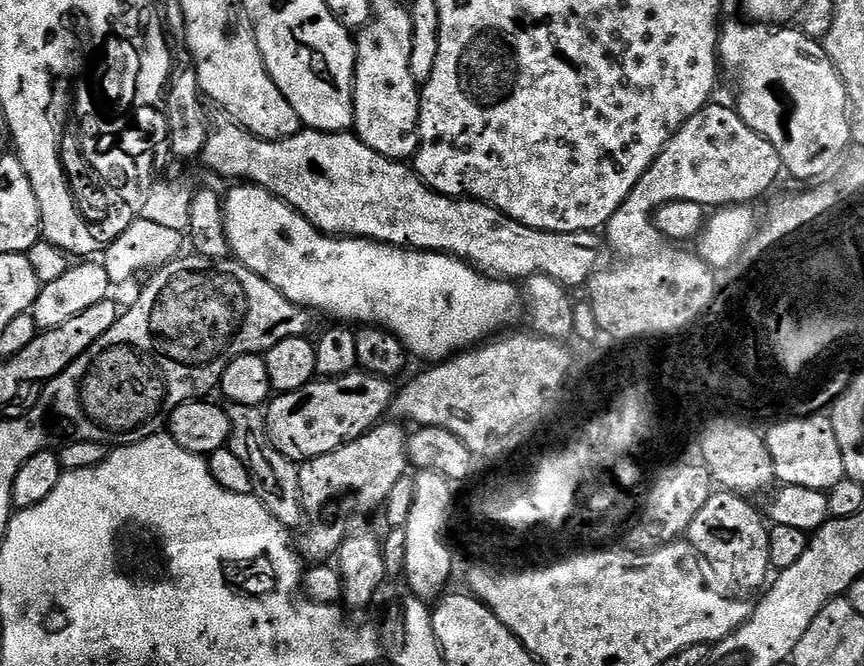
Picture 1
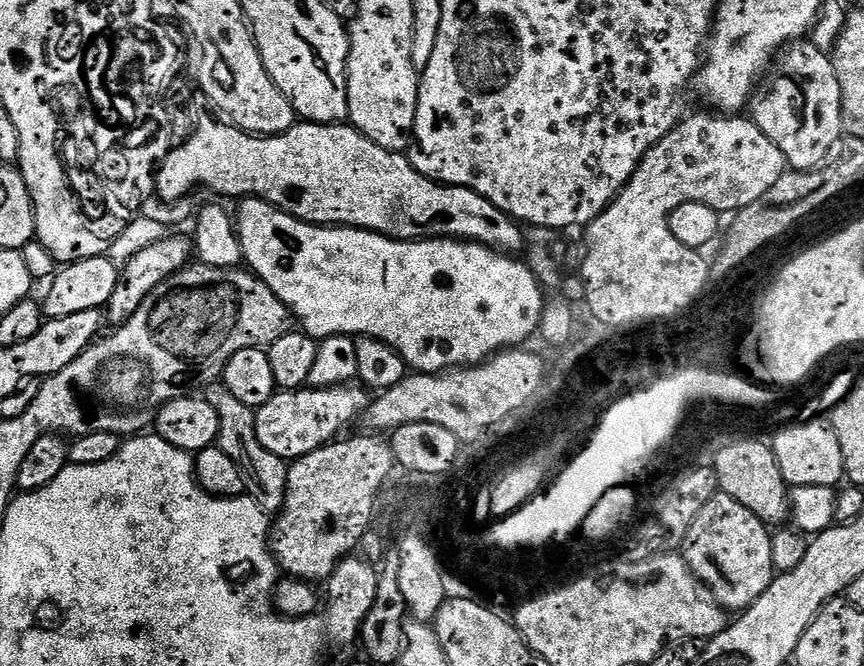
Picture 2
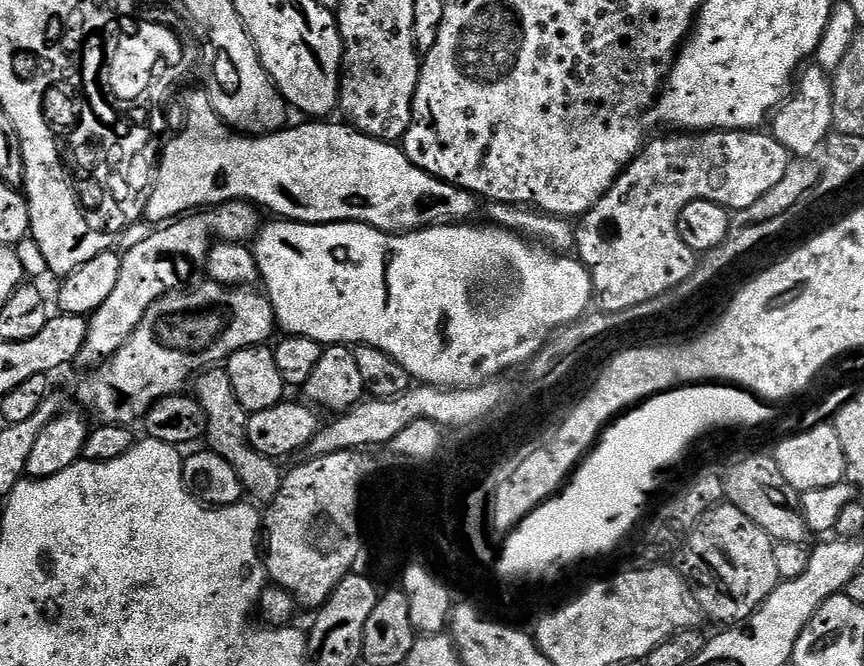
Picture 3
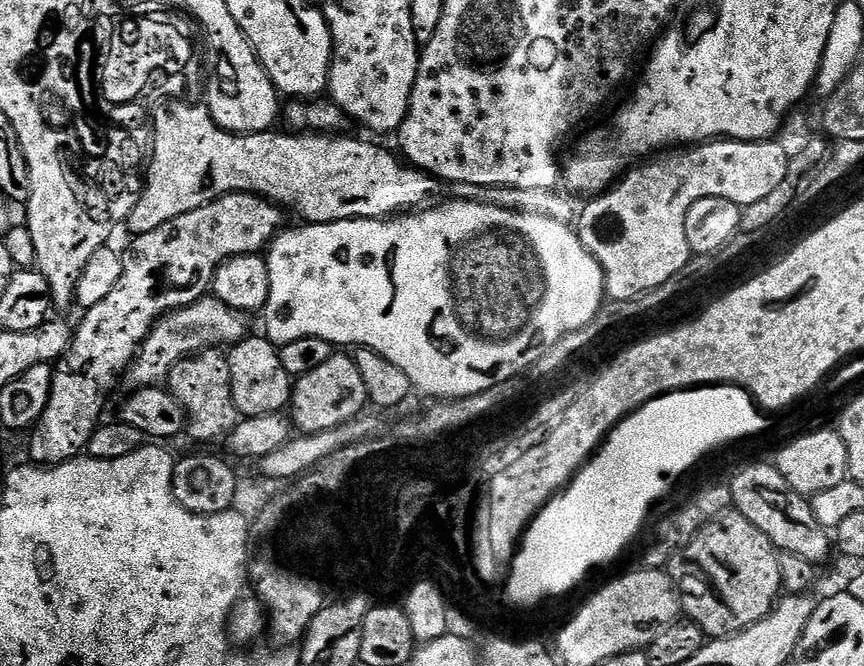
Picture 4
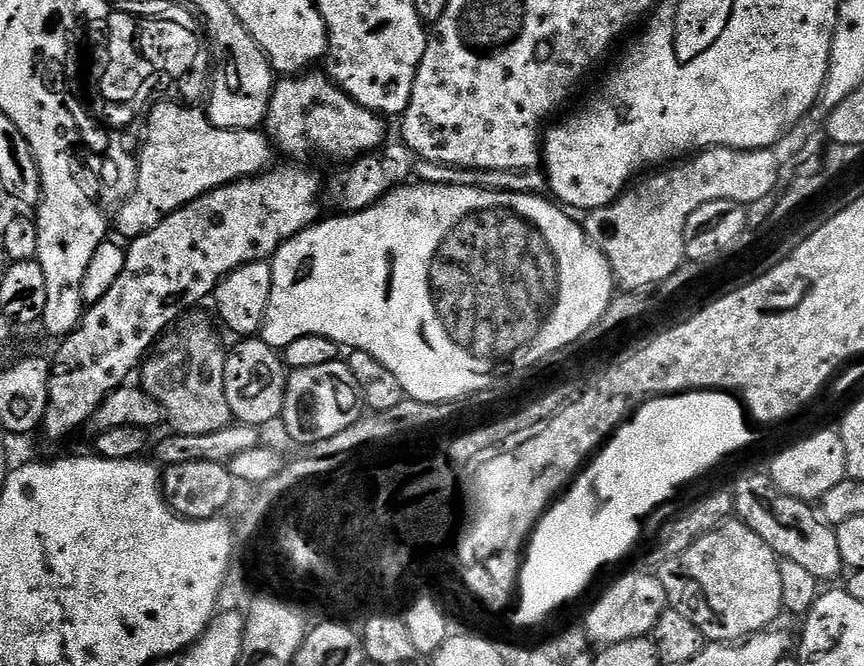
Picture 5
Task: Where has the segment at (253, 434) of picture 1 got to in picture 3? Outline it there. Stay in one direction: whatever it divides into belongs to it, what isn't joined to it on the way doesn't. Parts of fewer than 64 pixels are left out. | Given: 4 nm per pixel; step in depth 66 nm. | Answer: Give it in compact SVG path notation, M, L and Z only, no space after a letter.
M220 366L210 368L207 372L201 372L195 377L196 392L194 399L199 402L208 420L206 429L207 447L216 452L230 466L234 466L234 474L238 474L240 481L244 483L245 493L253 501L264 500L270 502L278 494L282 479L282 468L271 456L263 456L254 446L248 443L248 418L250 413L238 402L238 394L234 394L234 386L230 386L230 374Z

